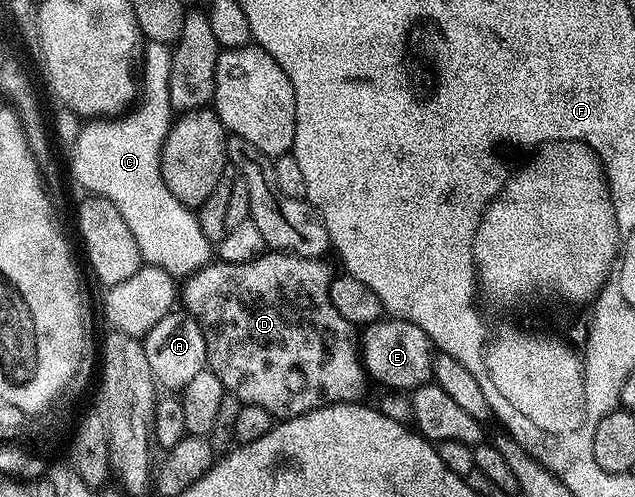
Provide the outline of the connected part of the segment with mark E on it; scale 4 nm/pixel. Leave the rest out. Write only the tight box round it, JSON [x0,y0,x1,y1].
[358,317,432,393]

